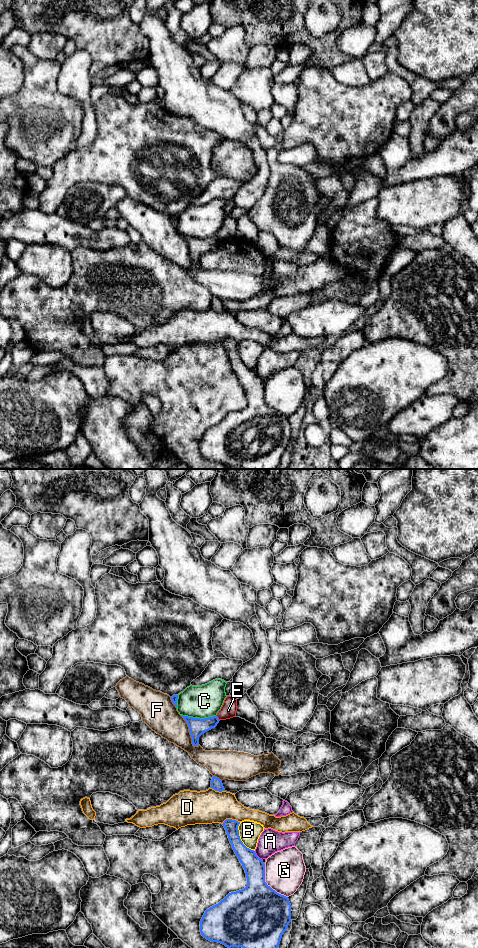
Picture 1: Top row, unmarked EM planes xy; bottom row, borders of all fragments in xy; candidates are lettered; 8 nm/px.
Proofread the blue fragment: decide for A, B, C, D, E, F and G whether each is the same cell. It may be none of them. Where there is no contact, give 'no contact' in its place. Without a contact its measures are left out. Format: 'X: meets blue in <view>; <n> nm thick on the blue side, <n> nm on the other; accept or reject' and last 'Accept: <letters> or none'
A: meets blue in xy; 160 nm thick on the blue side, 190 nm on the other; reject
B: meets blue in xy; 160 nm thick on the blue side, 180 nm on the other; reject
C: meets blue in xy; 140 nm thick on the blue side, 260 nm on the other; reject
D: meets blue in xy; 110 nm thick on the blue side, 280 nm on the other; reject
E: meets blue in xy; 140 nm thick on the blue side, 130 nm on the other; reject
F: meets blue in xy; 140 nm thick on the blue side, 260 nm on the other; reject
G: meets blue in xy; 460 nm thick on the blue side, 320 nm on the other; reject
Accept: none

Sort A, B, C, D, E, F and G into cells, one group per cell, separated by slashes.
A / B / C / D / E / F / G

